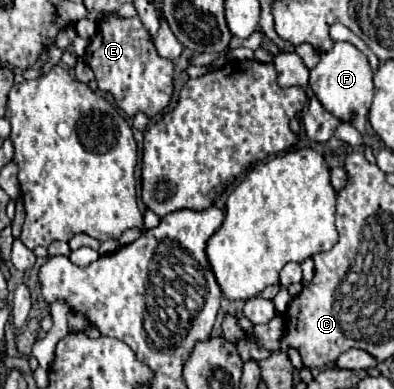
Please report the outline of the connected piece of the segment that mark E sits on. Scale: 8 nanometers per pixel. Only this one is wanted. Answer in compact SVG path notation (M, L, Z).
M110 16L106 22L102 22L100 34L92 38L90 46L86 48L84 60L94 70L100 90L112 92L116 104L128 116L134 116L138 112L156 116L170 104L174 92L172 62L156 54L150 34L136 16L132 20Z

